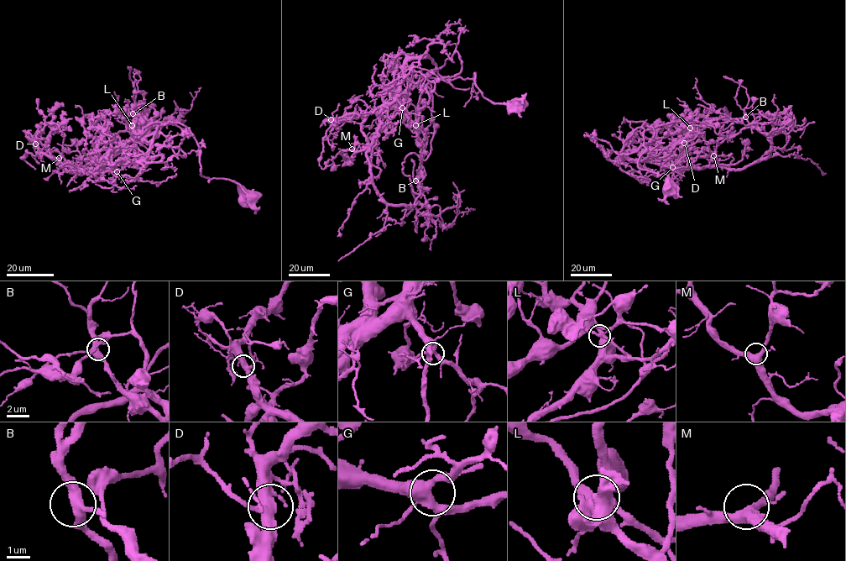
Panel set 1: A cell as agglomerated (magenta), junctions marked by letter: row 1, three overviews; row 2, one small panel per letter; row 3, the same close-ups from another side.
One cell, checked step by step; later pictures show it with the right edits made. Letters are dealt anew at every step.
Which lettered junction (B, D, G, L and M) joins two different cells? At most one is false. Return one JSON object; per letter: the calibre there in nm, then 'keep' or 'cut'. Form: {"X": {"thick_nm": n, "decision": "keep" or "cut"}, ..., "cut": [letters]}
{"B": {"thick_nm": 400, "decision": "keep"}, "D": {"thick_nm": 420, "decision": "cut"}, "G": {"thick_nm": 460, "decision": "keep"}, "L": {"thick_nm": 400, "decision": "keep"}, "M": {"thick_nm": 460, "decision": "keep"}, "cut": ["D"]}

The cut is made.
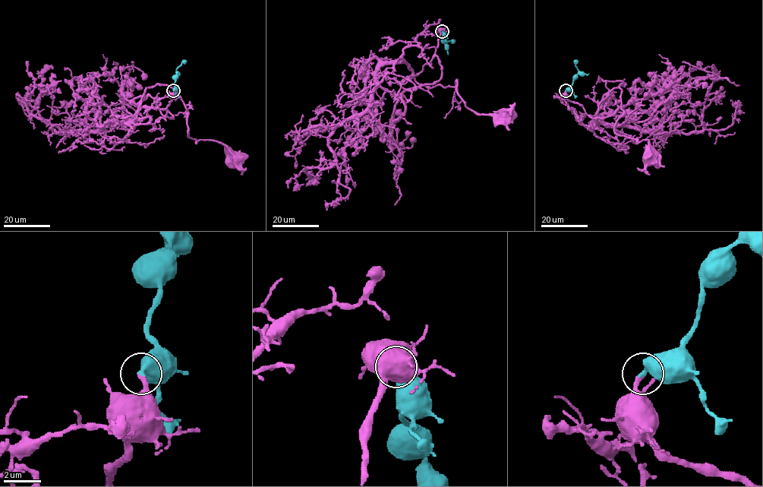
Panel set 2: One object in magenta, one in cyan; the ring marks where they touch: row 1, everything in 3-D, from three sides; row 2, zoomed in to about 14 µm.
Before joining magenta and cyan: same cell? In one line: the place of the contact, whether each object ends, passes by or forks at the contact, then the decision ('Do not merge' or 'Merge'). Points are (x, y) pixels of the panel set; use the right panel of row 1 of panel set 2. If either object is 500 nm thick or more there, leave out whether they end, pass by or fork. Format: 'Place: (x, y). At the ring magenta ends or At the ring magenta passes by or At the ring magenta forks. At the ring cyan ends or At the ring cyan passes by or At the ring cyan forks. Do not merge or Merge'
Place: (565, 90). At the ring magenta ends. At the ring cyan ends. Merge

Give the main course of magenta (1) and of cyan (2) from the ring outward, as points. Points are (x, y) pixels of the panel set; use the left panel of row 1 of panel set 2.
1: (173, 90), (165, 115), (149, 96), (133, 102), (146, 87), (171, 87), (188, 136), (223, 143), (237, 160)
2: (173, 90), (175, 70), (183, 60), (186, 61)

